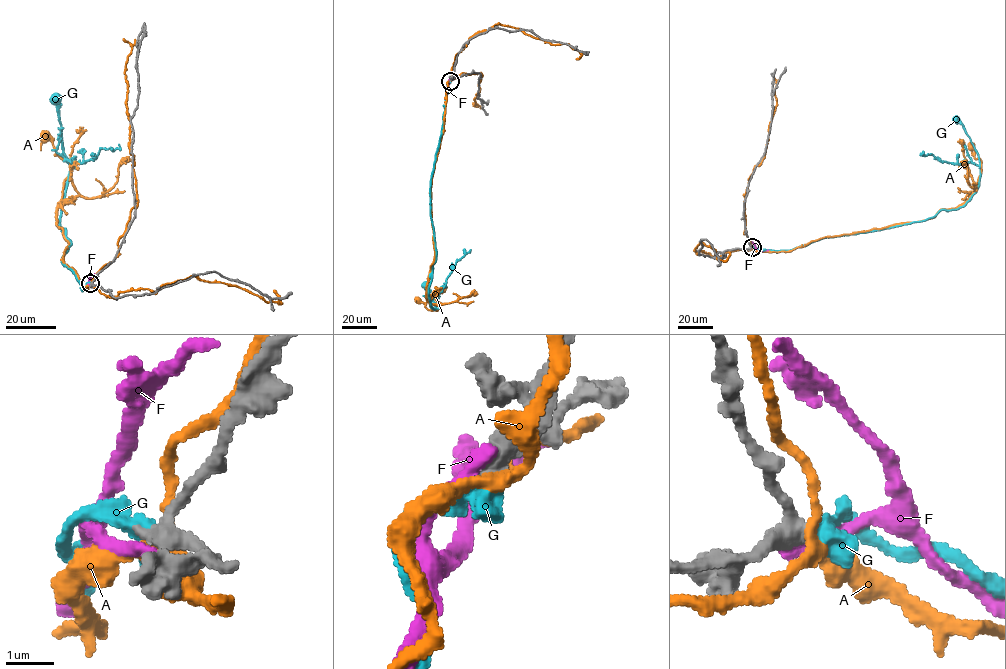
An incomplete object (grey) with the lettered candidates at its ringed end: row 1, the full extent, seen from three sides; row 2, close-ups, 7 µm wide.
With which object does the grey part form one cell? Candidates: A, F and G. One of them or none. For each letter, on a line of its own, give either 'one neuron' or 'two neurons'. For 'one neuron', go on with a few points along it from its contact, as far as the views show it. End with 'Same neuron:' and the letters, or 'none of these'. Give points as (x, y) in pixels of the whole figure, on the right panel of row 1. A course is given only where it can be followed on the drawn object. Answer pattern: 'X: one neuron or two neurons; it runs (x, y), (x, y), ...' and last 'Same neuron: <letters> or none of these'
A: two neurons
F: two neurons
G: one neuron; it runs (752, 247), (790, 250), (825, 237), (924, 221), (942, 209), (963, 206), (977, 188), (980, 164), (956, 120)
Same neuron: G

